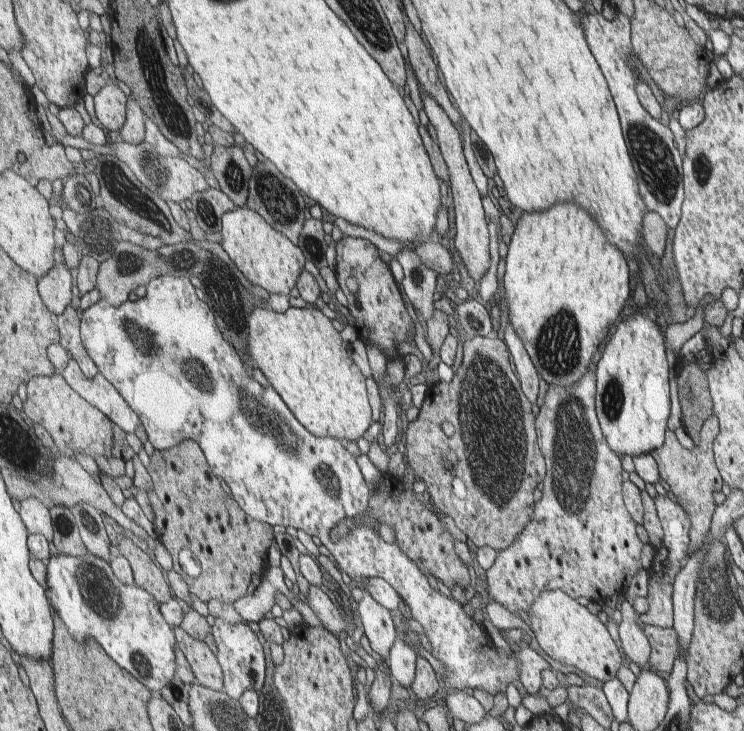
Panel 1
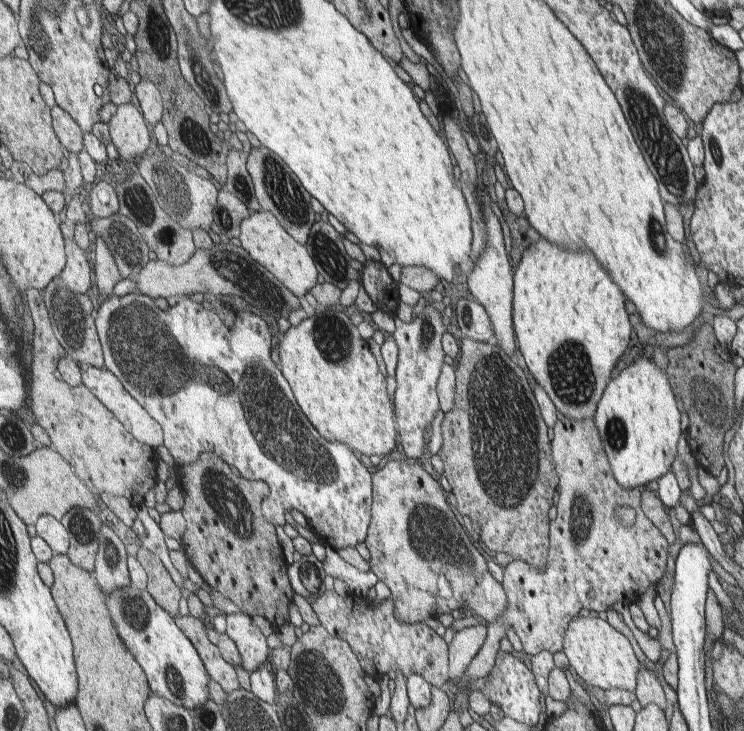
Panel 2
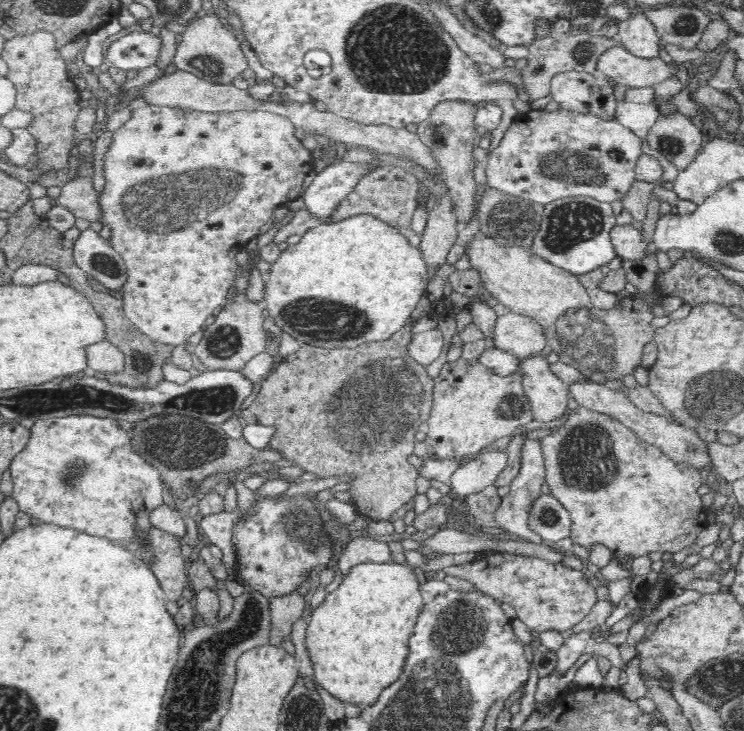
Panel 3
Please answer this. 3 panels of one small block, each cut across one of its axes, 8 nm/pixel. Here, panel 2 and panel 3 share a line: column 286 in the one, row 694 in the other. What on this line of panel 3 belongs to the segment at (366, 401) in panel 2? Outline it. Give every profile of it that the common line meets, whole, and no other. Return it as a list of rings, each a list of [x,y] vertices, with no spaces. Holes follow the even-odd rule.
[[[358,561],[339,577],[336,588],[326,593],[324,600],[305,614],[306,646],[310,652],[317,682],[342,702],[365,706],[372,703],[380,690],[398,676],[402,660],[408,654],[407,638],[412,634],[421,611],[423,596],[413,569],[398,562]]]

